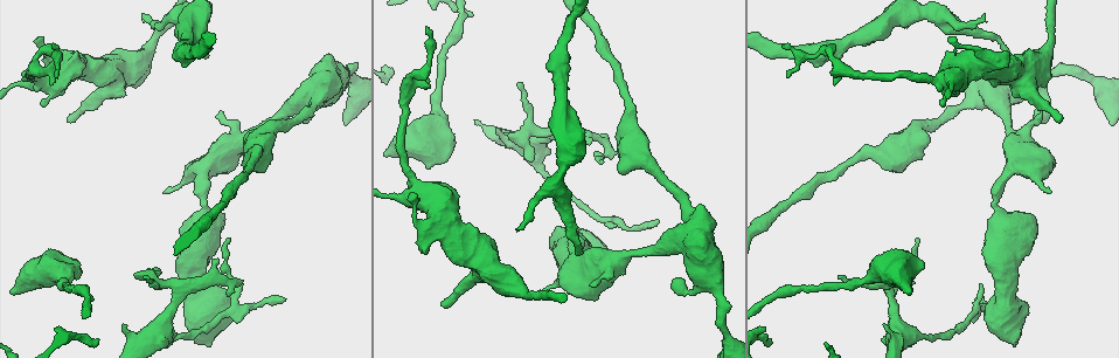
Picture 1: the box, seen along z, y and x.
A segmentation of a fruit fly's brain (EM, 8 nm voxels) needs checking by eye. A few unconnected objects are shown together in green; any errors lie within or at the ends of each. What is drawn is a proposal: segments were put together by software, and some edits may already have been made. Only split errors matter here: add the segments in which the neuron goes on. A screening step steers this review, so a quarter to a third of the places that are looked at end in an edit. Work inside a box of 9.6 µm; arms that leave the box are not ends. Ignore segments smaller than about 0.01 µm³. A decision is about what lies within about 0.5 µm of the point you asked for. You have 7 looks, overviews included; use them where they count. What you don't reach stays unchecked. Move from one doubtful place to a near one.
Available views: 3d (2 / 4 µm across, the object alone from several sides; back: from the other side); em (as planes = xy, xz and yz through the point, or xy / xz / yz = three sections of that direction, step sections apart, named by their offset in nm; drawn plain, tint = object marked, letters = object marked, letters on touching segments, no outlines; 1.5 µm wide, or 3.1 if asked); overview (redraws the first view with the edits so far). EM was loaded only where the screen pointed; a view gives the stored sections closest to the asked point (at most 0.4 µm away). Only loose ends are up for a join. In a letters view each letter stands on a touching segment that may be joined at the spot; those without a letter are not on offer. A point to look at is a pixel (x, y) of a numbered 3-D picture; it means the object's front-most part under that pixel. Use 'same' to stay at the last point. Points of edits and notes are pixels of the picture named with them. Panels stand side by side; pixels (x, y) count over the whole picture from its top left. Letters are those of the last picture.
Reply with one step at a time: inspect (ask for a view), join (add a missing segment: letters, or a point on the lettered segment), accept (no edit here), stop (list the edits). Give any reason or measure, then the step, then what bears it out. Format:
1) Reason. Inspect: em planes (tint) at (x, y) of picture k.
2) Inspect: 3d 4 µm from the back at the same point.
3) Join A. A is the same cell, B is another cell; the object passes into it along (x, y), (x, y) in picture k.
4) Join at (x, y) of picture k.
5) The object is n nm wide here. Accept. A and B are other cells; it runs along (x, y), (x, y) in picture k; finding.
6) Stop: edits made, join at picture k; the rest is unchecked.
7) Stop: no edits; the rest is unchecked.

Free end. Inspect: 3d 2 µm from the back at (205, 58) of picture 1.

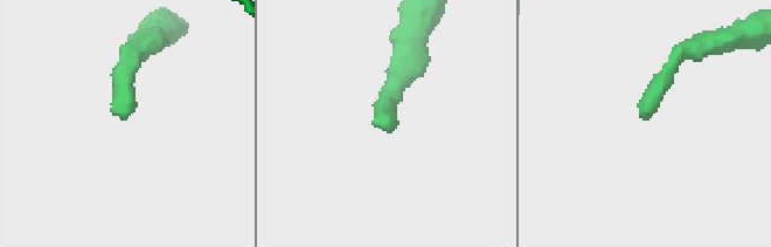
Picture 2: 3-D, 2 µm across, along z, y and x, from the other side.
Inspect: em planes (letters) at (125, 119) of picture 2.

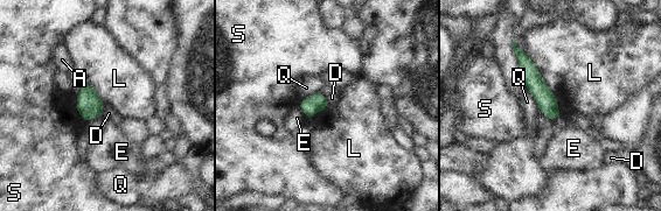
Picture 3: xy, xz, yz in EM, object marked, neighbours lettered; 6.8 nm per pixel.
Accept. A, D, E, L, Q and S are other cells; a border runs along (526, 86), (541, 111) in picture 3; none of them fits.

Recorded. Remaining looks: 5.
Thin end. Inspect: 3d 4 µm at (840, 279) of picture 1.

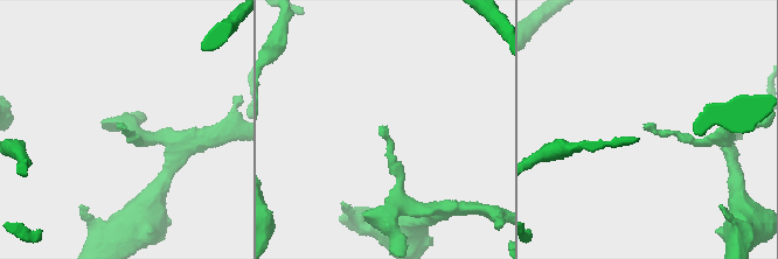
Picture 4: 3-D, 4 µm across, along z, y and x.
Need the tissue. Inspect: em planes (plain) at (119, 126) of picture 4.

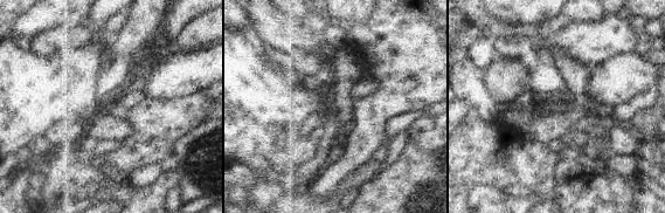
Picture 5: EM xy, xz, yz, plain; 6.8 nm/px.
Inspect: em planes (letters) at the same point.

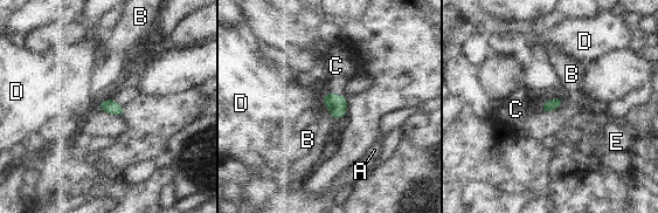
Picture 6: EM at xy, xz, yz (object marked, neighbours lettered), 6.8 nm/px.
Join C. C is the same cell, A, B, D and E are other cells; the object passes into it along (337, 105), (334, 94), (336, 66) in picture 6; it goes on there.

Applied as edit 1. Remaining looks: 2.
Thin end. Inspect: em planes (letters) at (43, 107) of picture 1.

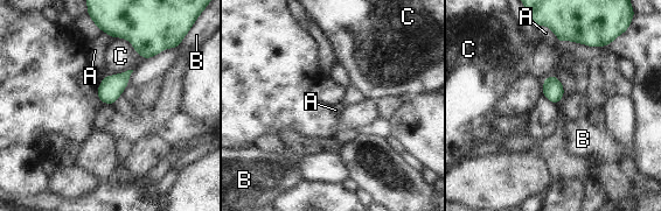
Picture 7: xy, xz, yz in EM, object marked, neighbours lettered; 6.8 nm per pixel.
The object is 140 nm wide here. Accept. A, B and C are other cells; a border runs along (542, 25), (547, 26), (561, 43) in picture 7; no lettered segment goes on from it.

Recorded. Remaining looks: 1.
Stop: edits made, join at picture 6; the rest is unchecked.

